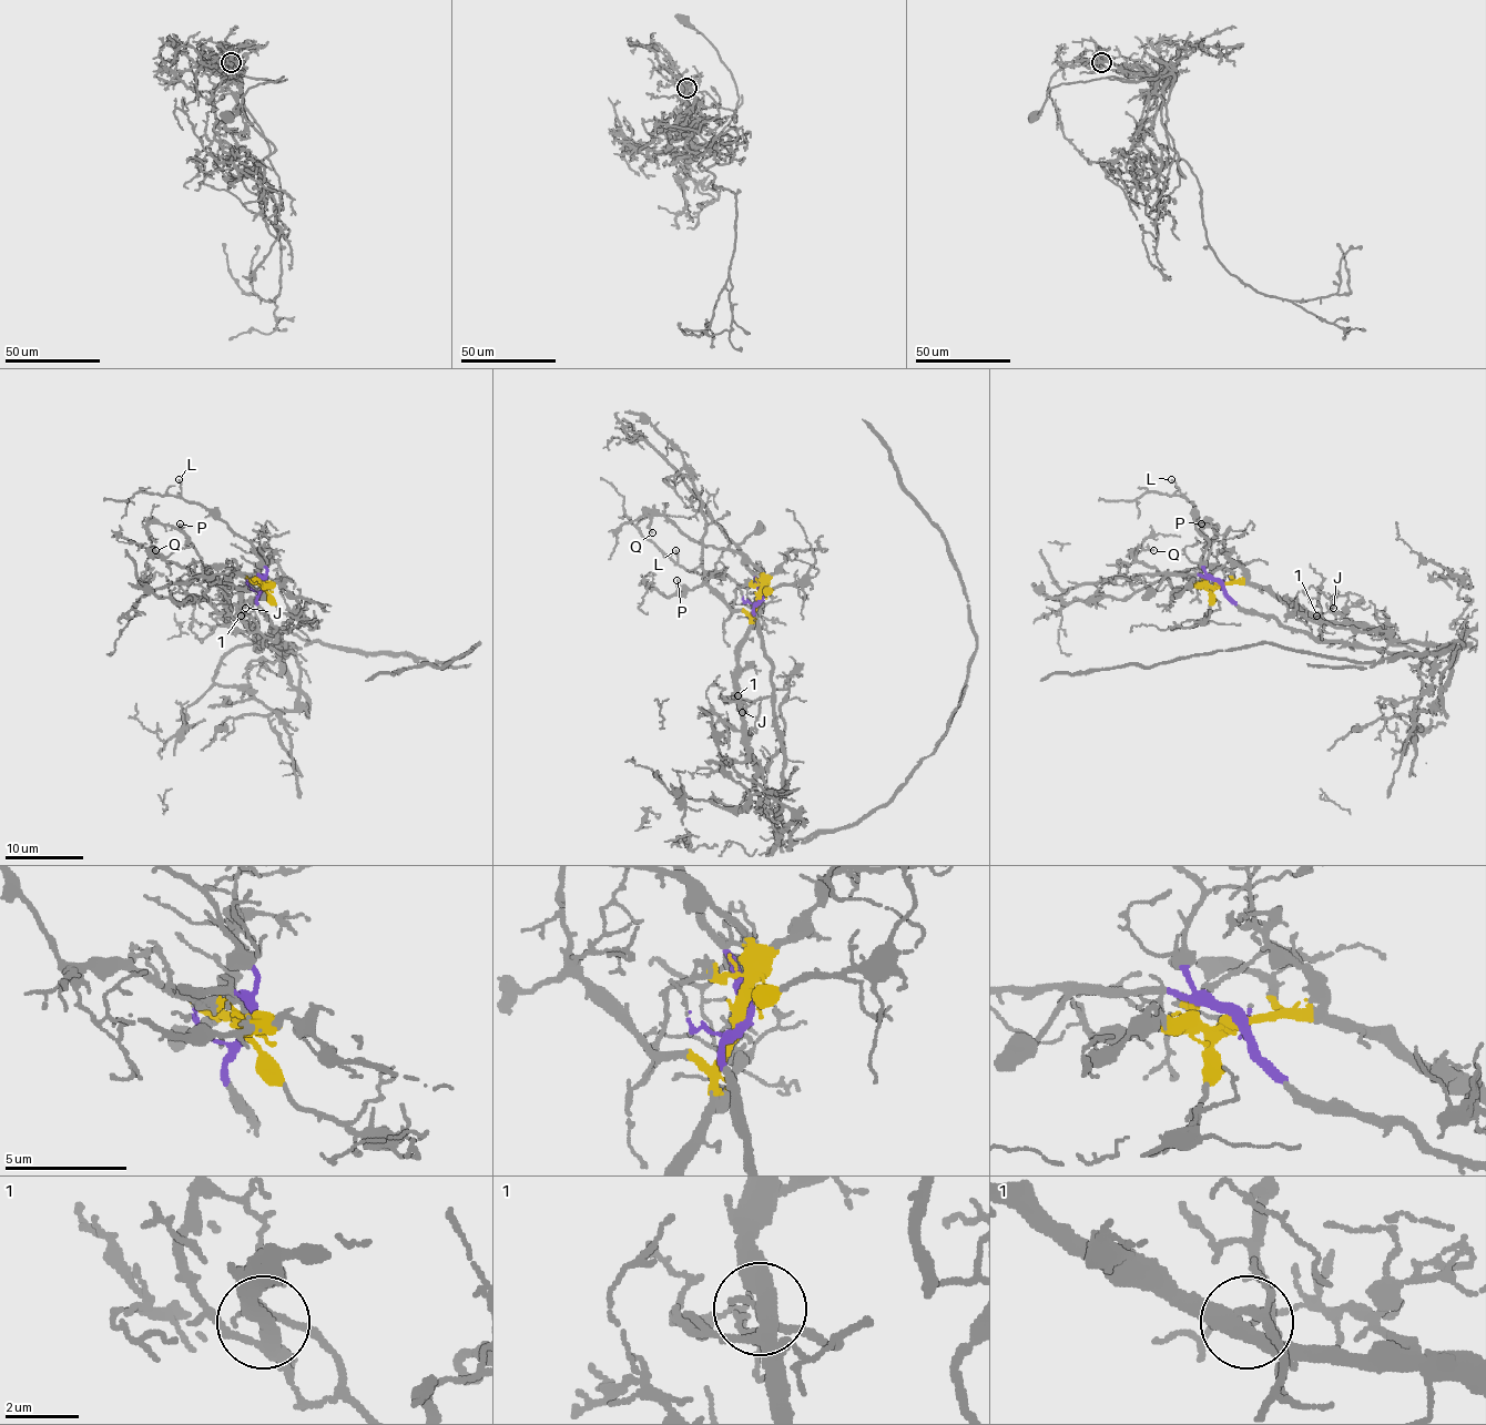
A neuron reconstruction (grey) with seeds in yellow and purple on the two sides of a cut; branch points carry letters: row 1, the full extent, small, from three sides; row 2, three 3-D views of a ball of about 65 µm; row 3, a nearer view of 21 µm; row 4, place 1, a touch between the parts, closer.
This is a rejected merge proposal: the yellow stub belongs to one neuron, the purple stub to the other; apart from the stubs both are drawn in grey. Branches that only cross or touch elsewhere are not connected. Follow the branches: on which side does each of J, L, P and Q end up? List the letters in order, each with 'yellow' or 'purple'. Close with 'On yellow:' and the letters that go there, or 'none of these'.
J: yellow
L: purple
P: yellow
Q: yellow
On yellow: J, P, Q

